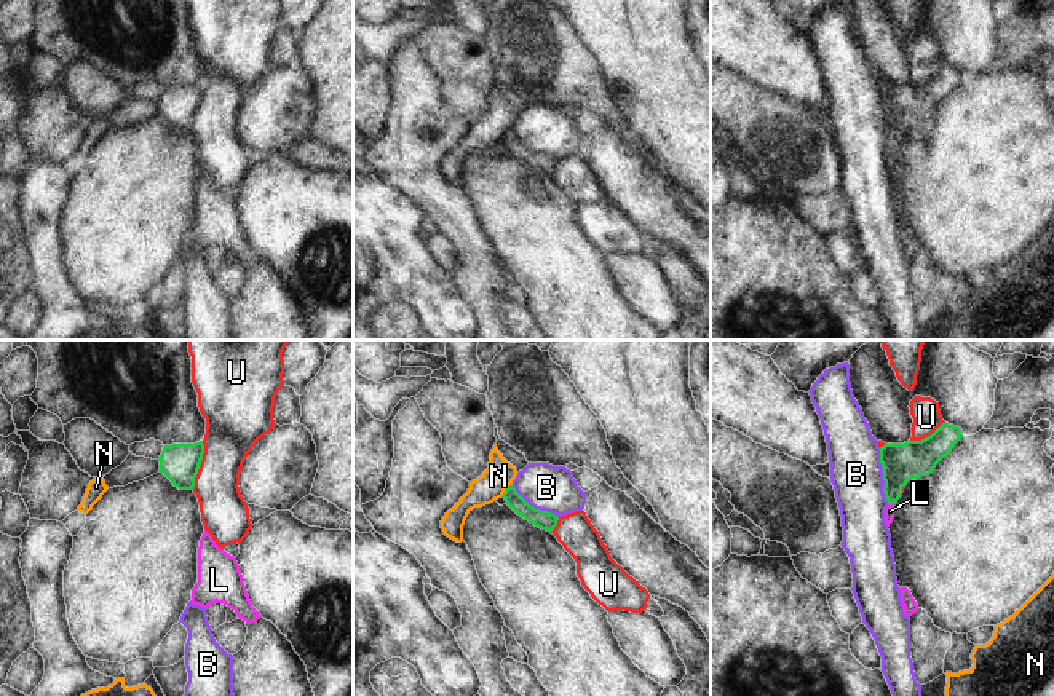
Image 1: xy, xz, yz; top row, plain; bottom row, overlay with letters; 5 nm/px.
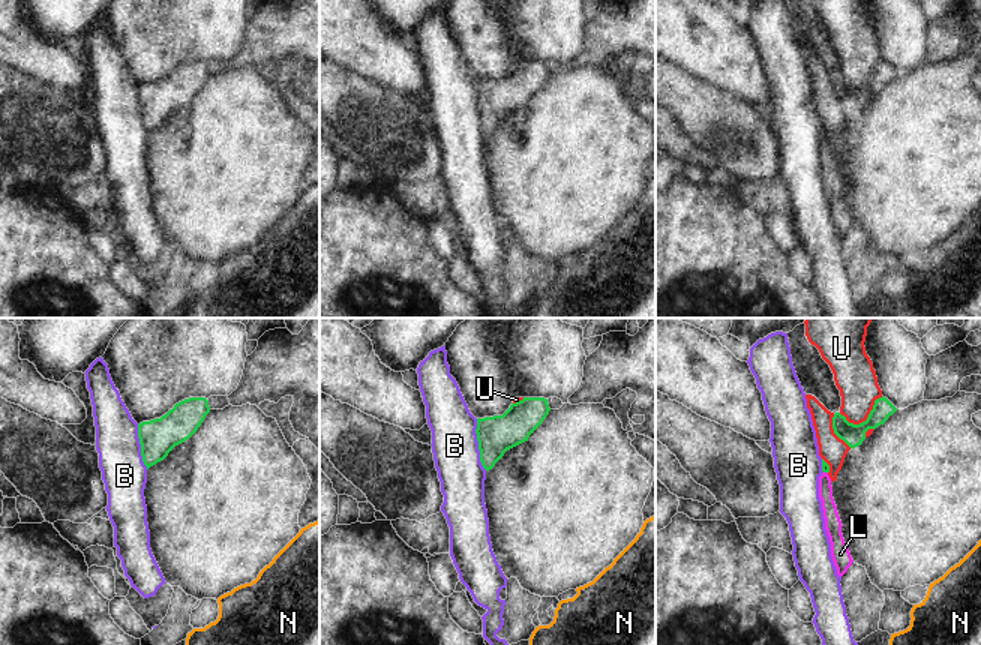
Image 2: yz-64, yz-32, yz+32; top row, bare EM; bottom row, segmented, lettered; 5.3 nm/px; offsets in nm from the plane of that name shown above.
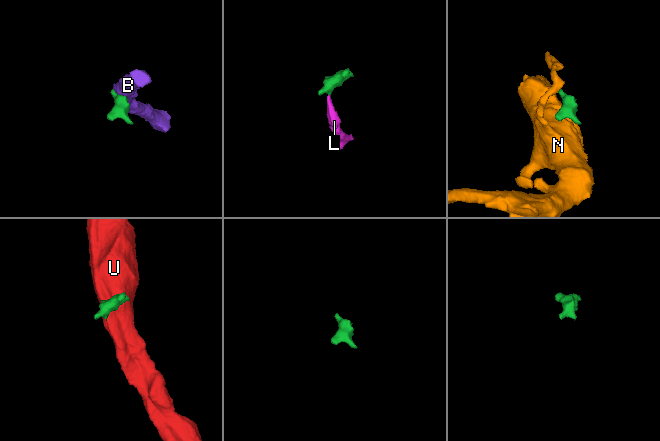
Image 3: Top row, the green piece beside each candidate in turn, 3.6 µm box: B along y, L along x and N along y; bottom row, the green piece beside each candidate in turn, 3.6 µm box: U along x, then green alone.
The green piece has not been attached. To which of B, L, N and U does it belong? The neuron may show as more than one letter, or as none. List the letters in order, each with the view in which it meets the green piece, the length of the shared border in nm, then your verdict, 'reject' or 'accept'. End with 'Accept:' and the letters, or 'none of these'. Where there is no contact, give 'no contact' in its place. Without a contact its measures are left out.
B: yz | 300 nm | reject
L: yz | 40 nm | accept
N: xz | 80 nm | reject
U: xy | 260 nm | reject
Accept: L

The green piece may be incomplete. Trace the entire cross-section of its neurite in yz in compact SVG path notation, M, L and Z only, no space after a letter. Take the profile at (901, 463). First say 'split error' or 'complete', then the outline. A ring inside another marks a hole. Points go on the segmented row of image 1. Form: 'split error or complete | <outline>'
split error | M942 423L931 436L921 441L885 444L880 447L880 463L885 480L883 492L888 501L885 522L888 527L894 519L894 504L901 498L907 482L929 476L936 465L952 452L963 436L961 428Z

